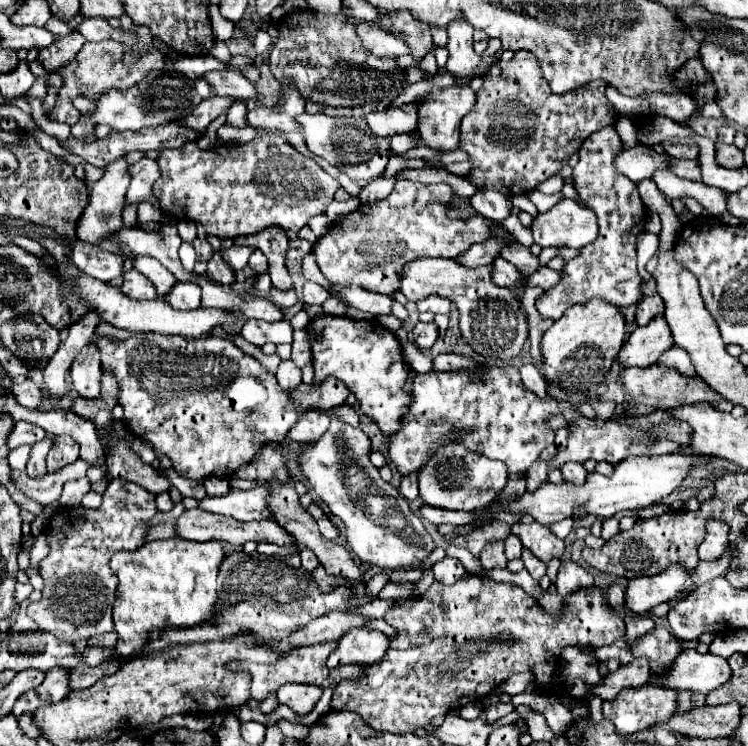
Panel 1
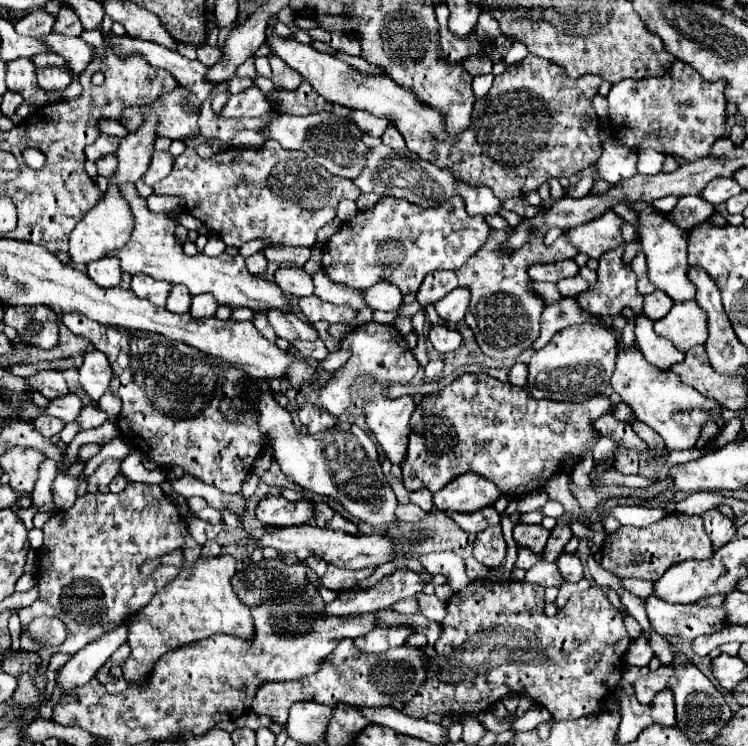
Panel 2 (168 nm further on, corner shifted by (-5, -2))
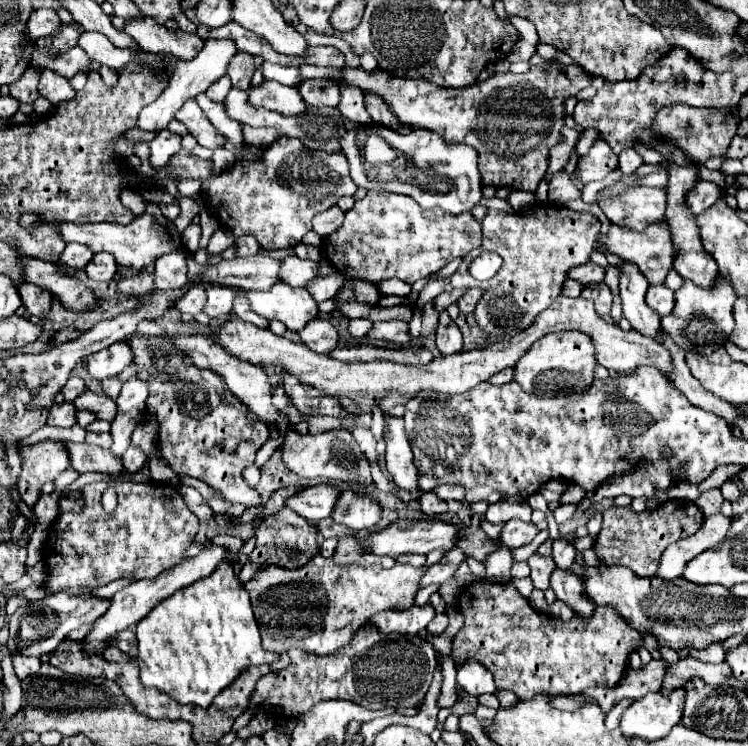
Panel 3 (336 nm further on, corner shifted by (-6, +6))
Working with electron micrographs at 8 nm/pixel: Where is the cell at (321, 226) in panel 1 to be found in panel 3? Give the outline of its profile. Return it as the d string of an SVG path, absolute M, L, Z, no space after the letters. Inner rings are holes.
M332 206L328 208L326 212L318 214L312 224L314 224L314 230L320 234L320 236L330 236L334 230L338 230L342 226L342 218L344 218L344 212L338 208L338 206Z

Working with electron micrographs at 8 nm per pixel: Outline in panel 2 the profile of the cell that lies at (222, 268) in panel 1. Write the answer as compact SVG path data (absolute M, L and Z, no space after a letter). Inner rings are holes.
M123 184L121 186L121 194L123 198L129 202L133 216L135 216L135 226L131 233L129 242L111 252L113 256L119 256L121 260L121 270L127 274L149 274L157 280L169 280L173 284L183 284L189 288L190 294L201 294L201 292L209 292L215 296L215 300L219 304L225 304L229 308L249 308L249 310L279 310L283 314L289 314L293 310L291 302L287 296L281 294L281 290L269 282L263 280L259 276L253 276L247 272L245 260L237 254L237 256L229 256L229 254L221 254L217 258L205 256L205 254L197 254L197 256L187 256L183 252L183 244L180 243L175 236L176 224L165 214L154 213L147 207L147 200L143 200L137 190L135 184Z

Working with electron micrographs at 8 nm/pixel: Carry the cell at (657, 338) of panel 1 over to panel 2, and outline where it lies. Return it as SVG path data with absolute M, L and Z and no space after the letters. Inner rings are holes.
M695 300L677 302L665 318L655 322L655 332L687 352L697 344L705 344L709 336L705 310Z

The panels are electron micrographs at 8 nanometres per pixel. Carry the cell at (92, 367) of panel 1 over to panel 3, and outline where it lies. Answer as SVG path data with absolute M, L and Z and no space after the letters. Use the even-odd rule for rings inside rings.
M126 342L112 344L110 348L104 348L96 354L90 354L90 358L86 358L88 374L94 380L112 378L112 376L120 374L130 362L132 362L132 350L128 348Z

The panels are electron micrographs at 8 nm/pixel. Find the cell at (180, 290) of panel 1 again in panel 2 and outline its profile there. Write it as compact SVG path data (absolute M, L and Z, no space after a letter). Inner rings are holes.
M193 296L193 304L191 304L191 314L193 318L211 318L217 312L217 300L213 300L213 296Z

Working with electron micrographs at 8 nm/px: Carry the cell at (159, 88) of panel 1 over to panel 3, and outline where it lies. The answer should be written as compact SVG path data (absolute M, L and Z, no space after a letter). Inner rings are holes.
M194 98L188 100L188 102L184 102L184 106L176 112L174 118L178 122L182 122L188 128L188 132L198 140L198 144L202 144L204 148L216 150L216 148L222 148L224 146L226 138L216 132L216 128L202 114L202 110L198 108L198 104L196 104Z

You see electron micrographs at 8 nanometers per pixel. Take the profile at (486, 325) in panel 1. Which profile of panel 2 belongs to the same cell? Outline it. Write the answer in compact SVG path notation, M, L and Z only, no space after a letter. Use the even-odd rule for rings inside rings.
M513 228L507 230L491 230L487 242L477 250L475 256L469 258L469 262L459 270L437 270L425 276L417 300L421 306L427 306L429 302L437 302L443 294L449 294L451 290L459 286L471 288L471 306L465 316L469 328L475 334L477 344L481 346L483 354L491 358L515 358L523 350L527 350L539 336L539 318L545 308L545 300L537 296L531 290L533 280L527 274L527 268L533 264L549 264L557 260L571 260L579 254L579 248L575 248L567 240L567 230L551 244L545 246L543 238L535 236L535 228L529 230L533 240L523 244L517 250L503 250L503 244L513 234Z

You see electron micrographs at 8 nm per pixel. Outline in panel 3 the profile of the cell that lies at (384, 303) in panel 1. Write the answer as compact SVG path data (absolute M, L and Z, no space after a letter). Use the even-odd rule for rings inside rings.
M288 256L282 260L282 270L280 270L280 280L290 284L290 286L302 286L306 288L312 276L318 276L322 268L322 262L314 260L300 260L298 256Z

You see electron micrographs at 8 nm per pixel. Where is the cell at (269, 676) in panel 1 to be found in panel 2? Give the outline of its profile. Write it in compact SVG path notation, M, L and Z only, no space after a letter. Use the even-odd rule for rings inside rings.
M343 638L333 656L321 664L315 676L307 676L293 682L269 682L257 690L251 710L261 716L269 716L277 724L287 722L287 714L293 702L313 700L319 704L357 704L369 708L403 706L407 704L425 682L425 654L419 648L393 648L379 654L367 654L353 646L351 638Z

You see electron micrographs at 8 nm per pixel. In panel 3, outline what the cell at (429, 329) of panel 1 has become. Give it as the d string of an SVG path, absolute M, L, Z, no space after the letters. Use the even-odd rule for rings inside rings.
M446 312L440 314L440 322L436 328L436 346L442 354L454 354L462 348L462 332Z

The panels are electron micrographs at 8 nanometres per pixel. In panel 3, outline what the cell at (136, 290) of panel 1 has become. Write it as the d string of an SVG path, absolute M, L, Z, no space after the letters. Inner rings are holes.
M170 252L156 260L154 266L154 288L174 290L188 284L184 252Z

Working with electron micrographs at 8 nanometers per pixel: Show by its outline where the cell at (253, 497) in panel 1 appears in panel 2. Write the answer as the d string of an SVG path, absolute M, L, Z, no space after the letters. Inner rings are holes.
M267 496L261 500L255 508L255 516L263 524L275 524L275 526L299 526L307 524L315 514L315 502L309 500L297 500L289 502L283 496Z

